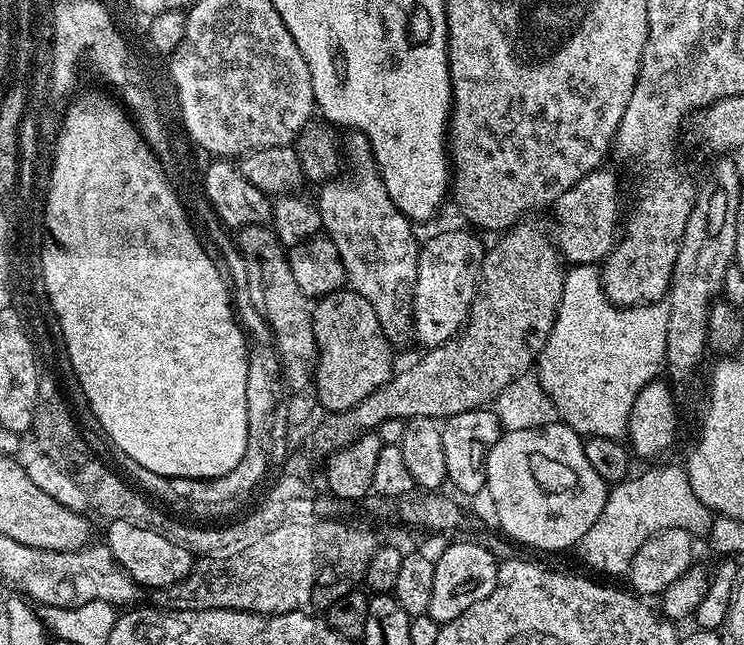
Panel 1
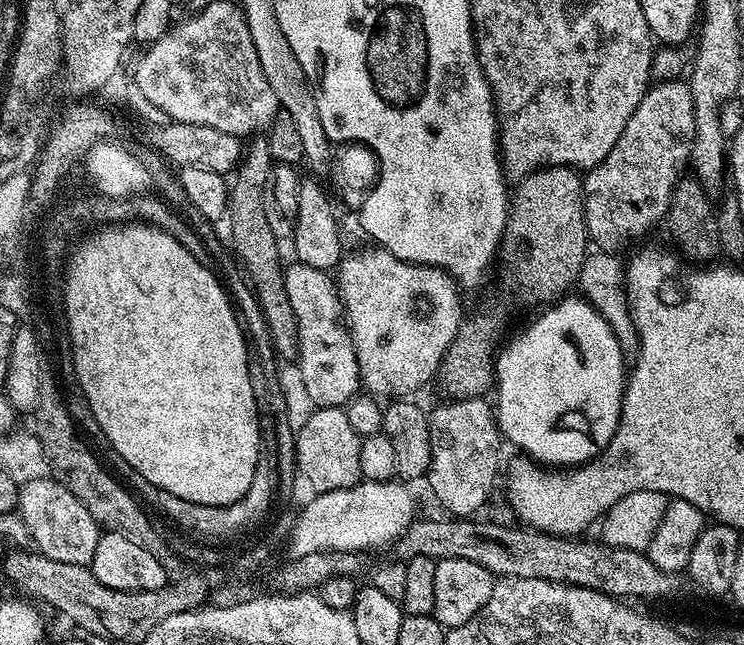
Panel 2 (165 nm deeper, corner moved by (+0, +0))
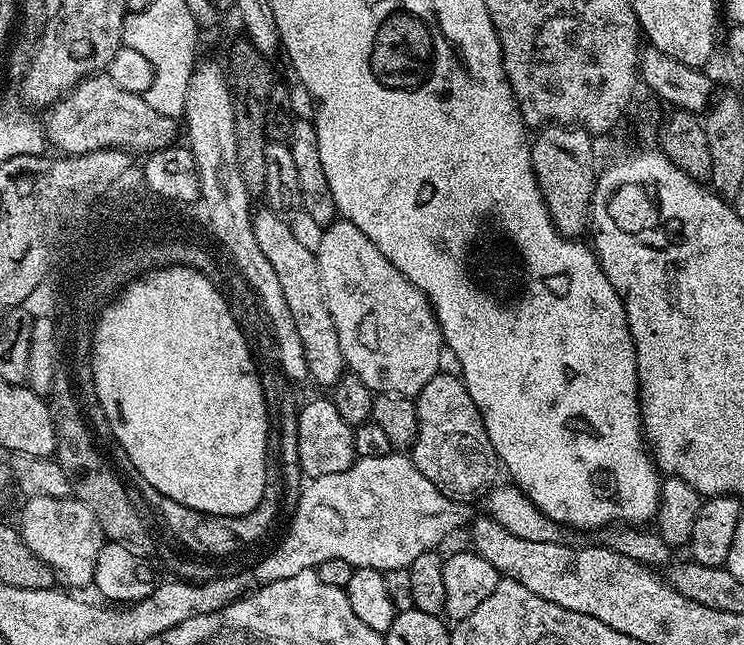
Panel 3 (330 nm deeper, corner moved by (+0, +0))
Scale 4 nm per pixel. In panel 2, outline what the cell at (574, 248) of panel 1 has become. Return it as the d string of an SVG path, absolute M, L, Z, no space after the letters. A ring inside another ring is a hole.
M678 78L657 81L645 91L613 149L602 162L587 169L583 177L588 235L595 245L598 244L599 251L617 251L616 248L624 242L646 233L658 220L665 219L672 200L673 186L682 174L680 170L686 170L691 161L695 133L696 111L687 81Z

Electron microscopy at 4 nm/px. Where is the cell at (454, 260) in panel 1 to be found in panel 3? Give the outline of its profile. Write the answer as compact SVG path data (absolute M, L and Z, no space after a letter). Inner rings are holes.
M337 218L321 232L324 233L320 236L320 245L315 245L314 251L318 270L322 274L322 290L326 294L326 306L330 310L330 318L334 318L334 330L338 330L338 346L342 346L347 371L358 374L358 378L362 378L362 382L366 382L366 386L374 394L389 392L395 396L415 398L422 390L422 386L426 386L426 382L430 382L430 378L434 378L437 372L441 371L440 355L445 355L446 352L444 335L440 333L440 323L436 321L436 311L428 301L427 294L418 290L418 286L414 286L414 282L406 279L396 269L394 262L390 262L390 258L386 258L386 254L382 254L382 250L378 250L378 246L374 246L374 242L370 242L370 238L366 238L366 234L362 234L362 230L358 230L358 226L354 226L354 222Z

